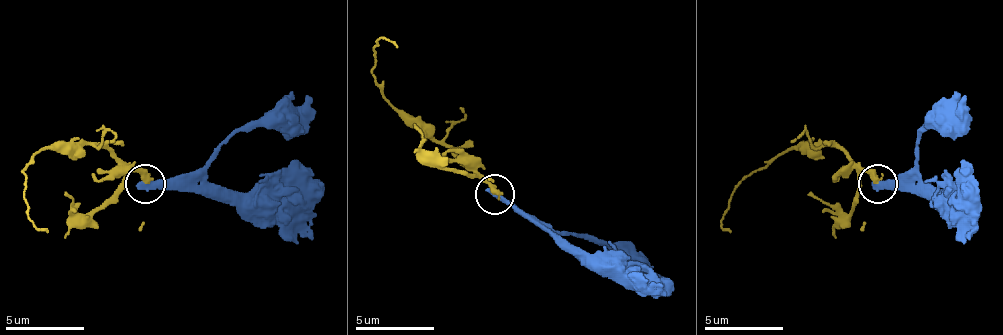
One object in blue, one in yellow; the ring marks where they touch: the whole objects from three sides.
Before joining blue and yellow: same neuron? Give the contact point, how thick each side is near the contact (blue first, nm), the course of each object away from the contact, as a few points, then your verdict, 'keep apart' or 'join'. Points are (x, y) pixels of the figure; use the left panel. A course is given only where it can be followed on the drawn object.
place (145, 183); calibres 440 and 360 nm; course blue (144, 182), (195, 174), (238, 131), (277, 127), (313, 96); course yellow (144, 182), (105, 147), (81, 143), (42, 147), (23, 170), (23, 194), (34, 225), (46, 233); keep apart

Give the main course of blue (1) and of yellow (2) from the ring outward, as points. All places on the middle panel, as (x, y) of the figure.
1: (494, 193), (545, 220), (556, 232), (627, 252), (662, 279)
2: (494, 193), (454, 154), (431, 142), (392, 103), (372, 68), (372, 48), (384, 36), (396, 48)

